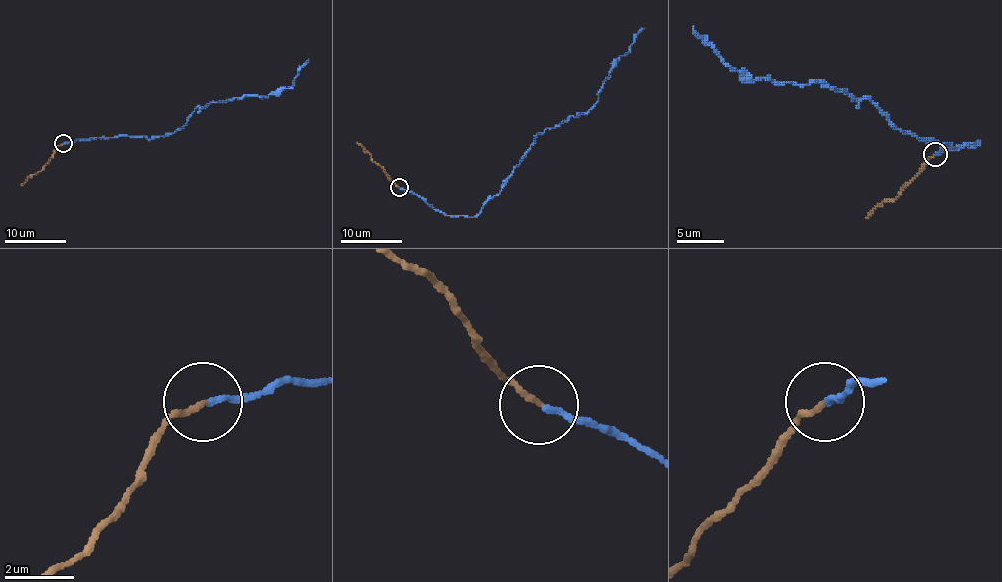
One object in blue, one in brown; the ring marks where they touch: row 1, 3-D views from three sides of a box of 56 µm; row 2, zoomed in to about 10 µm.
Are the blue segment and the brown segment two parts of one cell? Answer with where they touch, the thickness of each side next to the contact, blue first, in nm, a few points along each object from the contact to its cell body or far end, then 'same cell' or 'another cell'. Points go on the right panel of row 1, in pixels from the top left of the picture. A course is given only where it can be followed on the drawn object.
place (935, 154); calibres 170 and 150 nm; course blue (936, 155), (980, 143), (919, 141), (868, 99), (852, 99), (824, 82), (747, 80), (693, 26); course brown (936, 155), (926, 159), (896, 197), (882, 201), (866, 218); another cell

